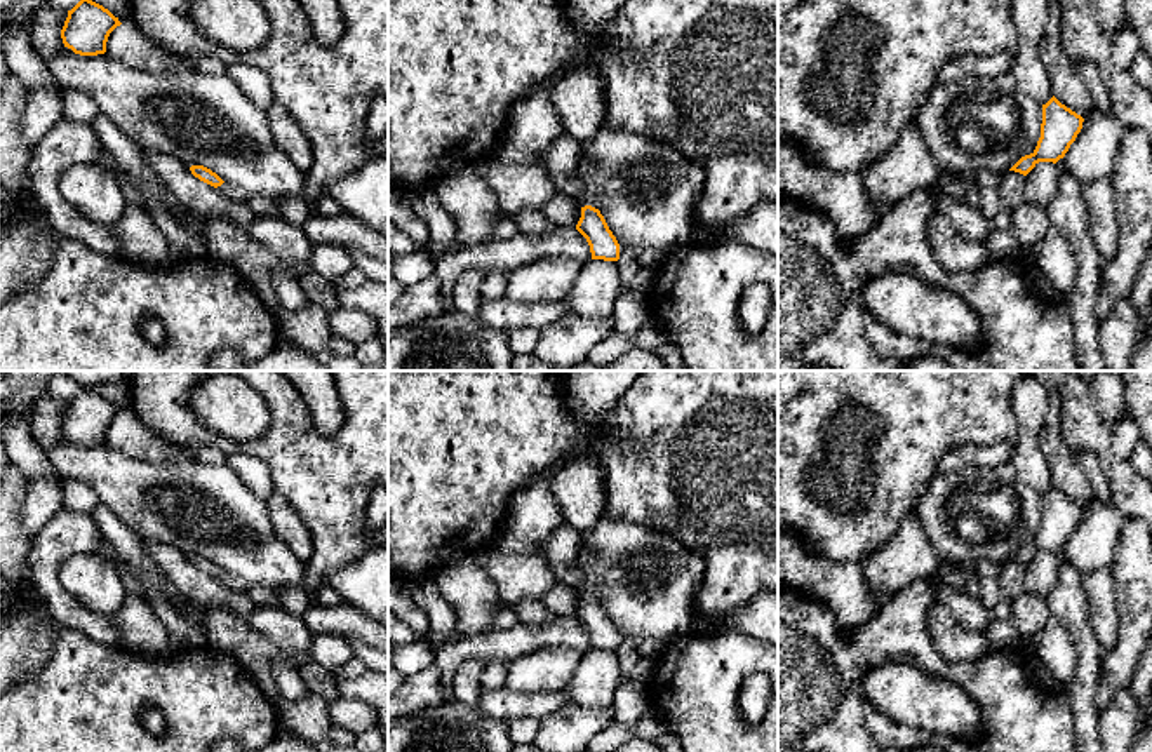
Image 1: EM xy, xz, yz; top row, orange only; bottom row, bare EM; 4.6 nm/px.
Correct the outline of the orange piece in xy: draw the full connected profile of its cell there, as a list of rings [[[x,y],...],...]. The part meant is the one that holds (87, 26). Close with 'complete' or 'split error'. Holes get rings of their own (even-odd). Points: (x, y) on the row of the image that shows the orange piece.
[[[80,0],[71,10],[61,30],[64,47],[80,56],[97,56],[106,52],[110,33],[122,23],[108,9],[92,2]]]; complete

